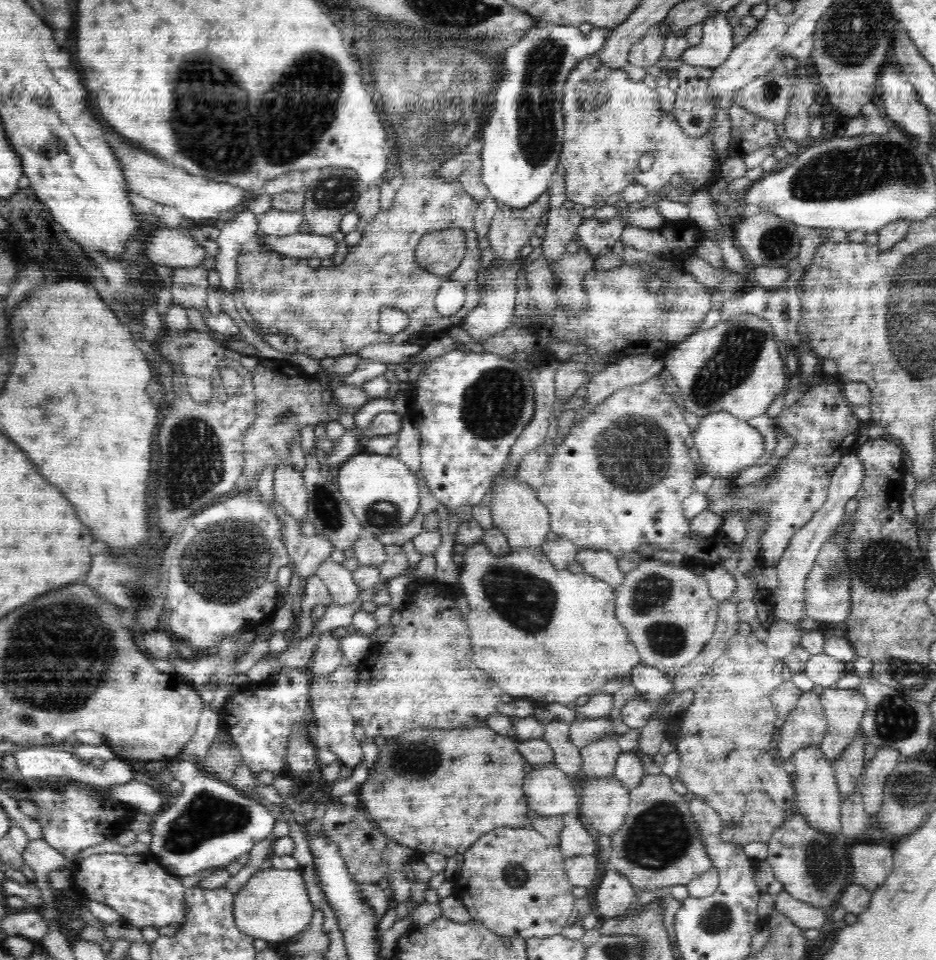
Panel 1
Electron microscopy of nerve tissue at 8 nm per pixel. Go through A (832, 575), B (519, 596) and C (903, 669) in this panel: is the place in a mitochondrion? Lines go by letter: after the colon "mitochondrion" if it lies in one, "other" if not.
A: mitochondrion
B: mitochondrion
C: mitochondrion

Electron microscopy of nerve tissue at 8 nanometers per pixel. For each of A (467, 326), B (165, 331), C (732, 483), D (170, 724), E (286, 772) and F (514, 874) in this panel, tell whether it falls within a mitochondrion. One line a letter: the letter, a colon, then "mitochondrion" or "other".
A: other
B: other
C: other
D: other
E: other
F: mitochondrion

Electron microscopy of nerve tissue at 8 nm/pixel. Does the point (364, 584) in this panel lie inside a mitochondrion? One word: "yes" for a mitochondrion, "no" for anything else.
no

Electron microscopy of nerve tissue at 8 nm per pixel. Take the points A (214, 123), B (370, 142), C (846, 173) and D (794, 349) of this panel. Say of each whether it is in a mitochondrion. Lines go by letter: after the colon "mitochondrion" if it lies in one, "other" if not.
A: mitochondrion
B: other
C: mitochondrion
D: other

